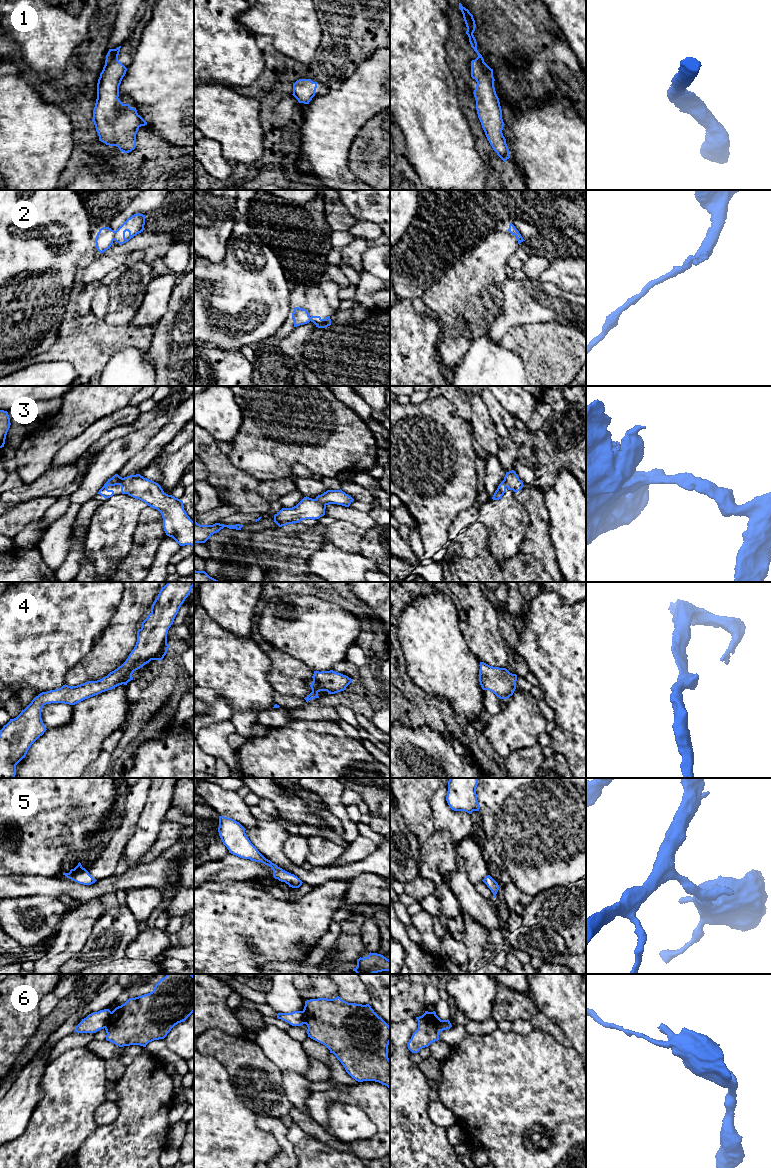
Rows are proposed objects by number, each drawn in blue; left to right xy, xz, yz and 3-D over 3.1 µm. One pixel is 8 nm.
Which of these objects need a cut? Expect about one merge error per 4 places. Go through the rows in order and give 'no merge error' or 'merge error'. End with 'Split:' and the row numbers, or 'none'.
1: no merge error
2: merge error
3: no merge error
4: no merge error
5: no merge error
6: merge error
Split: 2, 6

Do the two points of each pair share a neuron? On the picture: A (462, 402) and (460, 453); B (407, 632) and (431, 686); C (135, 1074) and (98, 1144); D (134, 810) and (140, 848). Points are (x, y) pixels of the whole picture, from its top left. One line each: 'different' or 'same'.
A: different
B: same
C: same
D: different

